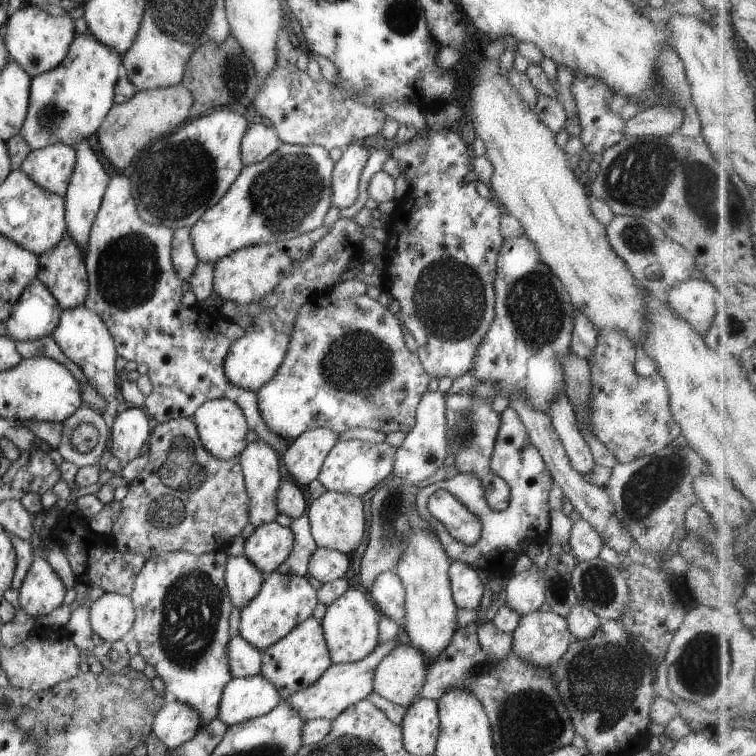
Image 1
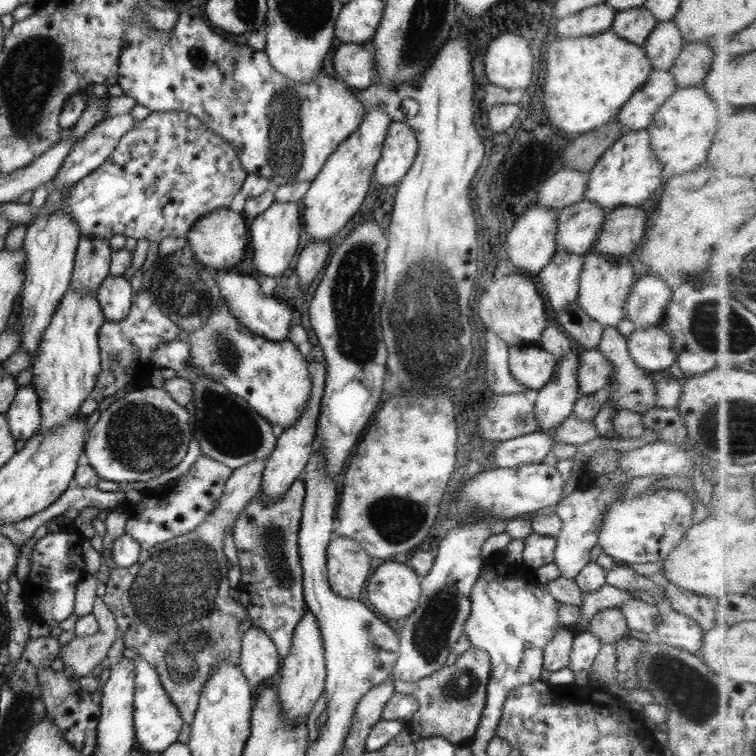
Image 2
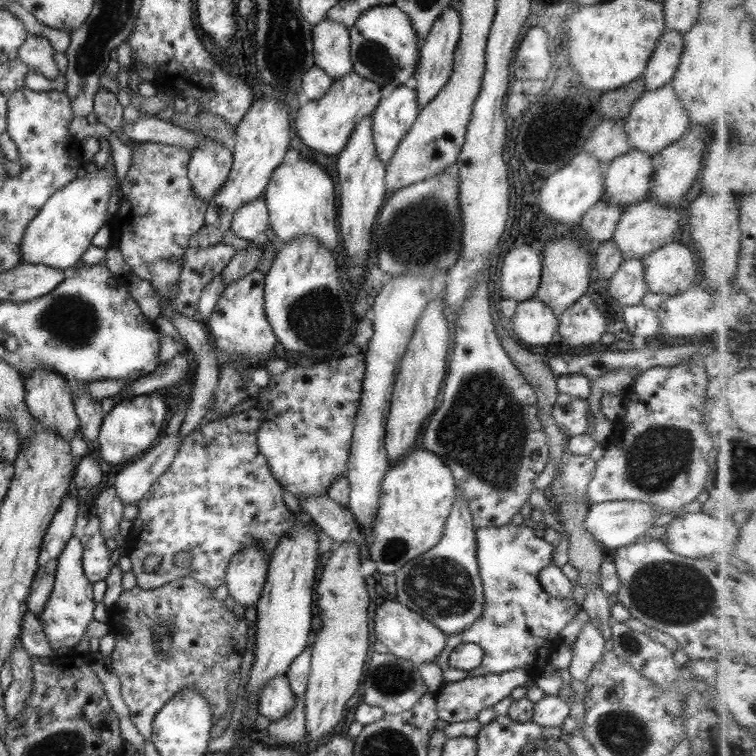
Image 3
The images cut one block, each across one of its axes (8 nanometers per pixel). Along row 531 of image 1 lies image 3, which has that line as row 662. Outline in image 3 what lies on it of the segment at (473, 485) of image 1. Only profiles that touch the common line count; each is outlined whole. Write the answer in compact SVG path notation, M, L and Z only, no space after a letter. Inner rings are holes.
M513 523L475 530L476 562L482 584L483 611L465 630L446 638L439 656L432 662L439 667L444 683L464 680L466 677L498 674L523 669L533 679L543 671L547 660L562 641L559 631L580 611L571 597L551 597L541 588L539 571L551 564L554 547L539 542L539 537L513 538ZM459 644L475 644L481 648L482 662L471 671L456 670L448 666L447 656Z

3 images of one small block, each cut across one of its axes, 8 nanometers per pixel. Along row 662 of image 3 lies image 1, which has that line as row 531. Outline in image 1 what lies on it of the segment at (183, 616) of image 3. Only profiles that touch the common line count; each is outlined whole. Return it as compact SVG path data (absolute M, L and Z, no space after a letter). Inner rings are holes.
M179 416L157 424L151 430L146 443L148 450L145 468L127 482L127 494L119 502L119 513L110 533L115 543L114 548L120 554L141 554L145 560L177 550L193 555L219 550L224 552L248 523L249 496L245 491L238 456L233 456L231 460L221 460L206 452L200 444L196 425L191 417Z

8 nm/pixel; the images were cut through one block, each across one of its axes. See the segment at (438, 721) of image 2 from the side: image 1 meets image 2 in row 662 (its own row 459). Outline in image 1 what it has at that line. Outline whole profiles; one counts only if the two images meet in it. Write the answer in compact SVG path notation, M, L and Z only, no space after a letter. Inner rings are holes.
M463 391L445 396L445 424L448 427L448 453L453 454L453 463L458 473L469 472L481 480L485 502L492 512L505 510L509 504L510 489L489 470L489 460L493 444L499 430L500 416L493 412L491 400L481 399Z

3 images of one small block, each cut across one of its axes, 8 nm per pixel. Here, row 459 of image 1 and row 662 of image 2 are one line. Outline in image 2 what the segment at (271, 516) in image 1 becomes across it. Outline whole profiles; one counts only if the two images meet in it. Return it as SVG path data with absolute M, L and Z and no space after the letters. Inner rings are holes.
M251 626L243 633L237 666L250 688L275 680L279 659L273 642L259 627Z

